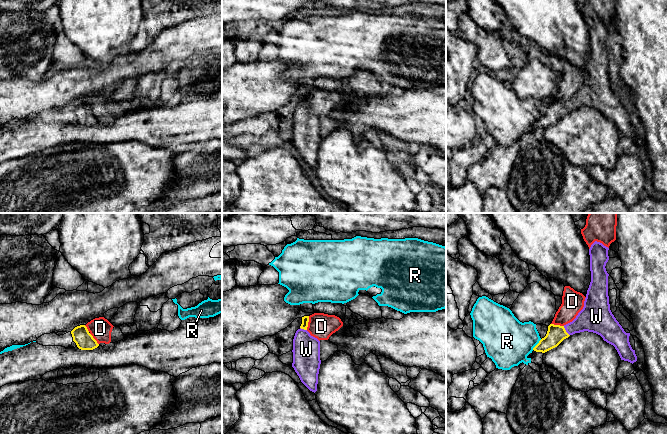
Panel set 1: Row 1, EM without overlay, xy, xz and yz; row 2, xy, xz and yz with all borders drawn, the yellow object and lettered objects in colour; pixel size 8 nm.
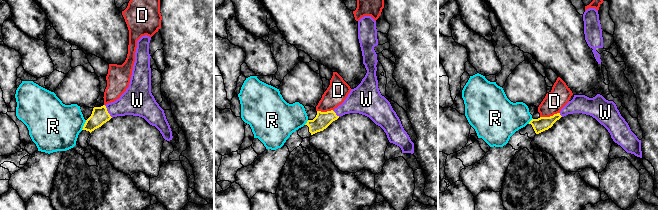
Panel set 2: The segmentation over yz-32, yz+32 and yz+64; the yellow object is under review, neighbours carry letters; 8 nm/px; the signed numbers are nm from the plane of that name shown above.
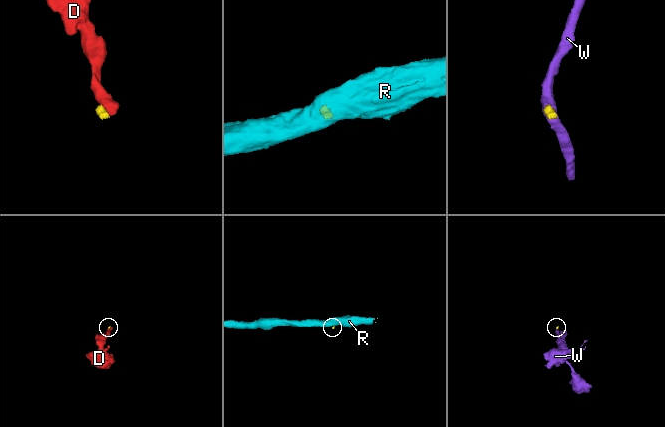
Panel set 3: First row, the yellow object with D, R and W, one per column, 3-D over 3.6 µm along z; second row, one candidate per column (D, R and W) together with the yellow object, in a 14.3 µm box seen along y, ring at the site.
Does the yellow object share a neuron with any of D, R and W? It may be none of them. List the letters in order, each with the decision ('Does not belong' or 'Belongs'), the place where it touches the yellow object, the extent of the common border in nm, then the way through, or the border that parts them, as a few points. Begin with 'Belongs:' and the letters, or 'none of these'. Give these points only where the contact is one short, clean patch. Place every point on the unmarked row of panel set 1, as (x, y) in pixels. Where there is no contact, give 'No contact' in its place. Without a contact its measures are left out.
Belongs: W
D: Does not belong. Touches yellow at xz (307, 99). Shared border 110 nm. Boundary: xz (309, 92), (306, 105)
R: Does not belong. Touches yellow at yz (537, 120). Shared border 120 nm. Boundary: yz (541, 115), (532, 125)
W: Belongs. Touches yellow at yz (565, 107). Shared border 90 nm. Path across: yz (556, 110), (565, 107), (593, 94)

